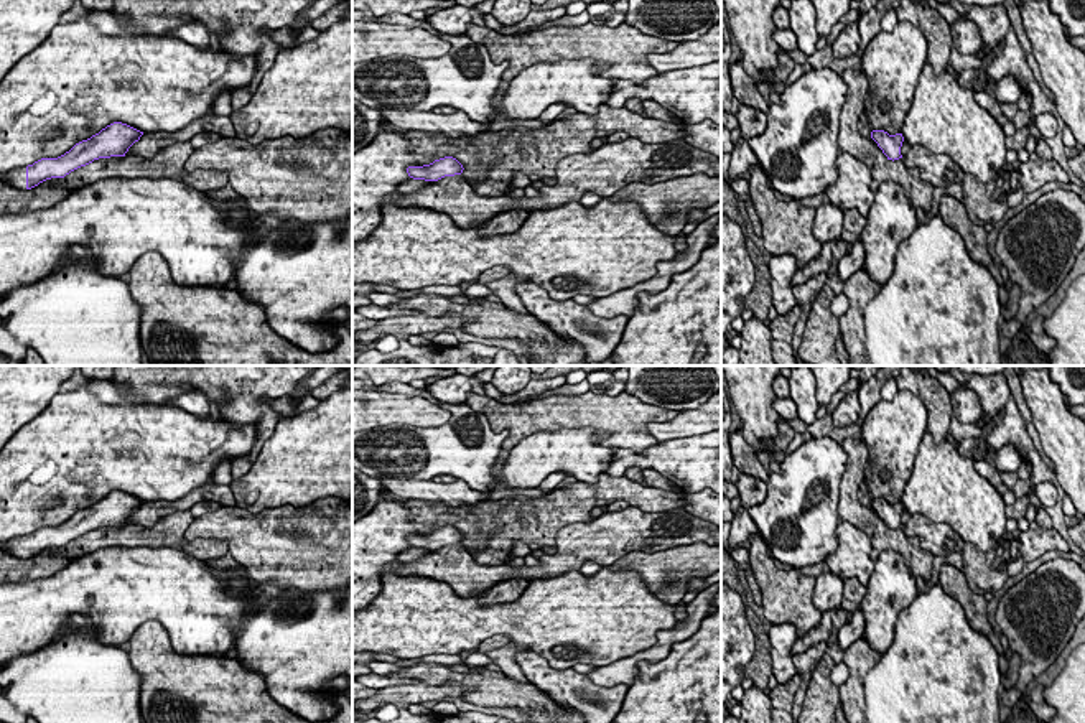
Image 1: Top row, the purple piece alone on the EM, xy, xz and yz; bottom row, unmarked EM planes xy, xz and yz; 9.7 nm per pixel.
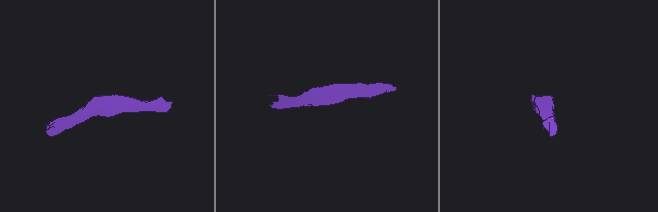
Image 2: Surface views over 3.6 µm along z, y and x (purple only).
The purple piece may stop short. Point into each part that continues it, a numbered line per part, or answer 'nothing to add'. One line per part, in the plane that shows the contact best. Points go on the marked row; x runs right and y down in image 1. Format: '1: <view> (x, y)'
1: xy (17, 178)

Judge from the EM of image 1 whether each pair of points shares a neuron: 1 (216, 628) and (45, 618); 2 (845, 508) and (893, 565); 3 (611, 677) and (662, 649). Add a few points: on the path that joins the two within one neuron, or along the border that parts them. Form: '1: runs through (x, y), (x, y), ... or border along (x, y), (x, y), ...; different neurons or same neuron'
1: runs through (173, 592), (88, 592); same neuron
2: border along (880, 552), (894, 549), (914, 573); different neurons
3: runs through (624, 669), (636, 657), (649, 656); same neuron

